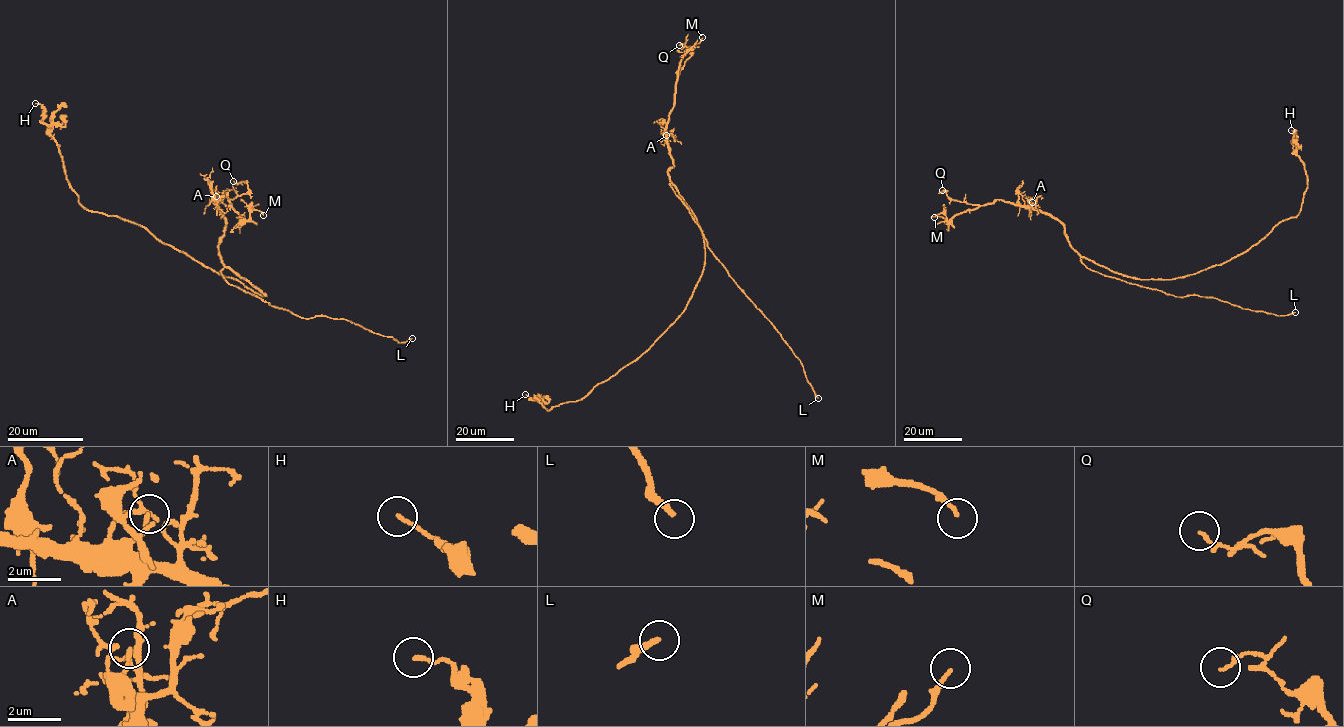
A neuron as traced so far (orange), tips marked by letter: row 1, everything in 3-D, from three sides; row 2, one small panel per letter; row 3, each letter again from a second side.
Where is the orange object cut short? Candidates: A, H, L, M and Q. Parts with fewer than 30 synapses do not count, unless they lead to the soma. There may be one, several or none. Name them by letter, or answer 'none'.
L

